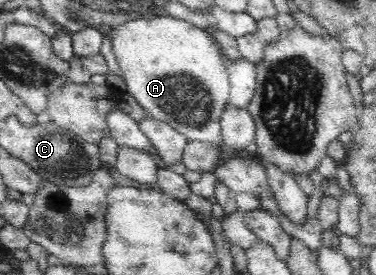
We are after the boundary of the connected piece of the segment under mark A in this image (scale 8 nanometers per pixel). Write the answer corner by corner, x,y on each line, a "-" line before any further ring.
162,16
162,17
152,17
149,18
137,18
135,20
129,20
124,22
122,25
119,25
115,34
111,37
112,39
112,50
114,52
115,58
120,66
122,77
127,83
126,92
133,96
135,100
143,107
147,112
148,116
159,120
161,122
166,122
170,124
177,133
180,133
187,139
187,141
199,141
199,142
209,142
219,145
221,149
227,150
222,140
221,125
219,120
223,111
229,107
229,96
230,96
230,80
228,79
228,72
226,62
227,59
222,52
220,44
213,38
212,34
208,33
205,30
201,30
196,26
193,26
190,22
185,20
179,20
179,18
171,16

